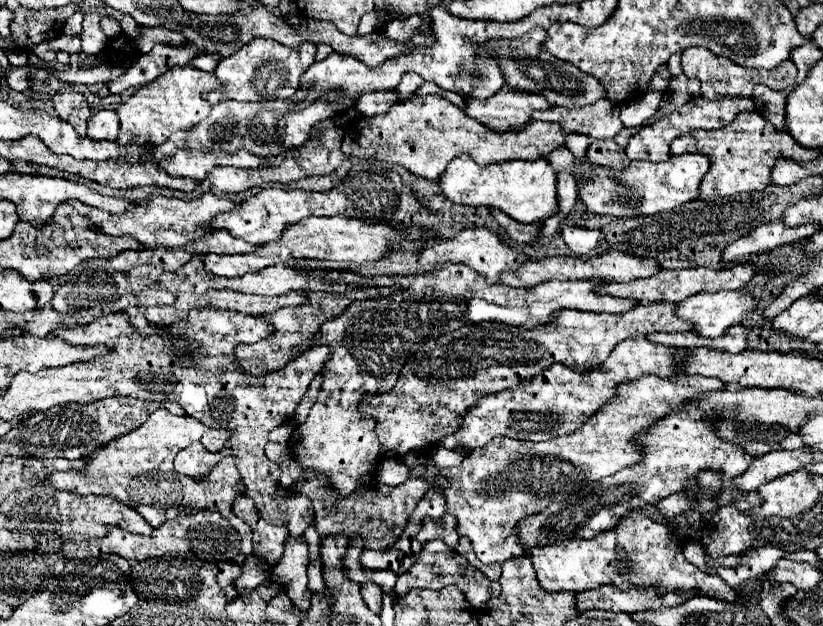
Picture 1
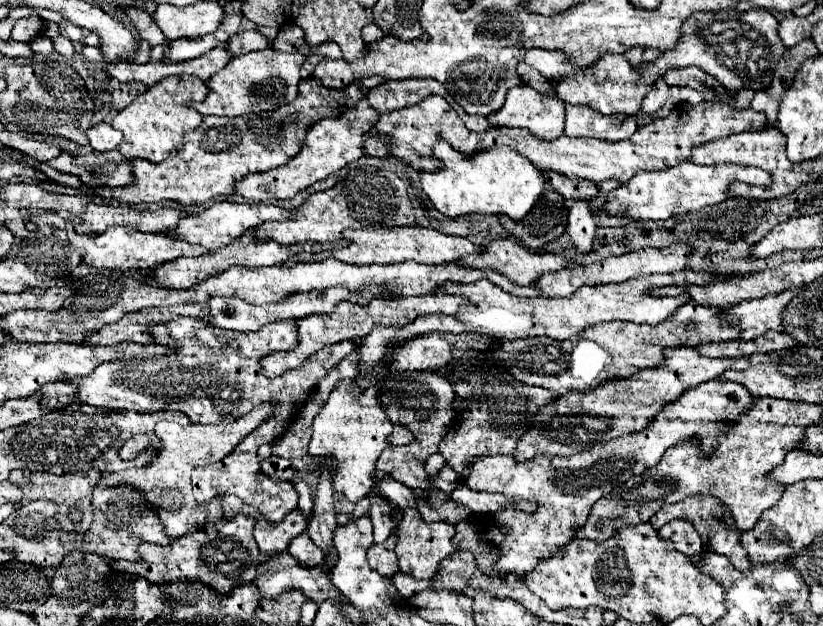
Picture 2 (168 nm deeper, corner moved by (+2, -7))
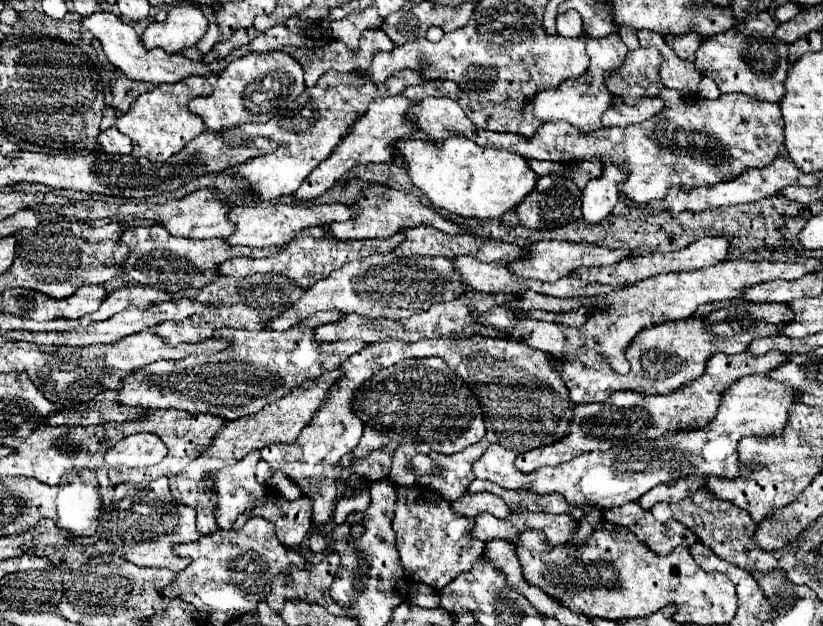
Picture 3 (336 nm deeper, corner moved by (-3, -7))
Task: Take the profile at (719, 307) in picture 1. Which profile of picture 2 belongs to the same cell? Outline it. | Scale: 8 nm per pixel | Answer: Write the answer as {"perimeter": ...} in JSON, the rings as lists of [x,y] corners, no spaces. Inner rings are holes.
{"perimeter":[[[791,289],[779,295],[769,295],[767,299],[751,299],[743,301],[741,305],[727,311],[729,319],[735,319],[743,327],[741,339],[757,339],[765,335],[767,331],[781,331],[785,327],[783,323],[783,311],[793,301],[793,297],[799,295],[799,289]]]}

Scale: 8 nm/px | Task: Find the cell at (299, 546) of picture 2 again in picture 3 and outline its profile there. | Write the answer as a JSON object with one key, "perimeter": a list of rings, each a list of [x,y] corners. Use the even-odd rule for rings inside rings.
{"perimeter":[[[314,531],[308,539],[308,545],[310,545],[310,551],[322,553],[322,551],[326,551],[326,537],[320,531]]]}

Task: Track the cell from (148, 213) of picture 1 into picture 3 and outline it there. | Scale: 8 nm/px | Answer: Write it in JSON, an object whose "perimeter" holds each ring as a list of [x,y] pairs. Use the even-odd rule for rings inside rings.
{"perimeter":[[[246,205],[246,207],[232,207],[228,213],[228,221],[236,225],[236,231],[226,237],[230,245],[248,245],[248,247],[272,247],[288,243],[298,231],[306,227],[318,227],[332,221],[346,221],[356,211],[348,205],[312,205],[312,207],[298,207],[298,205]]]}

